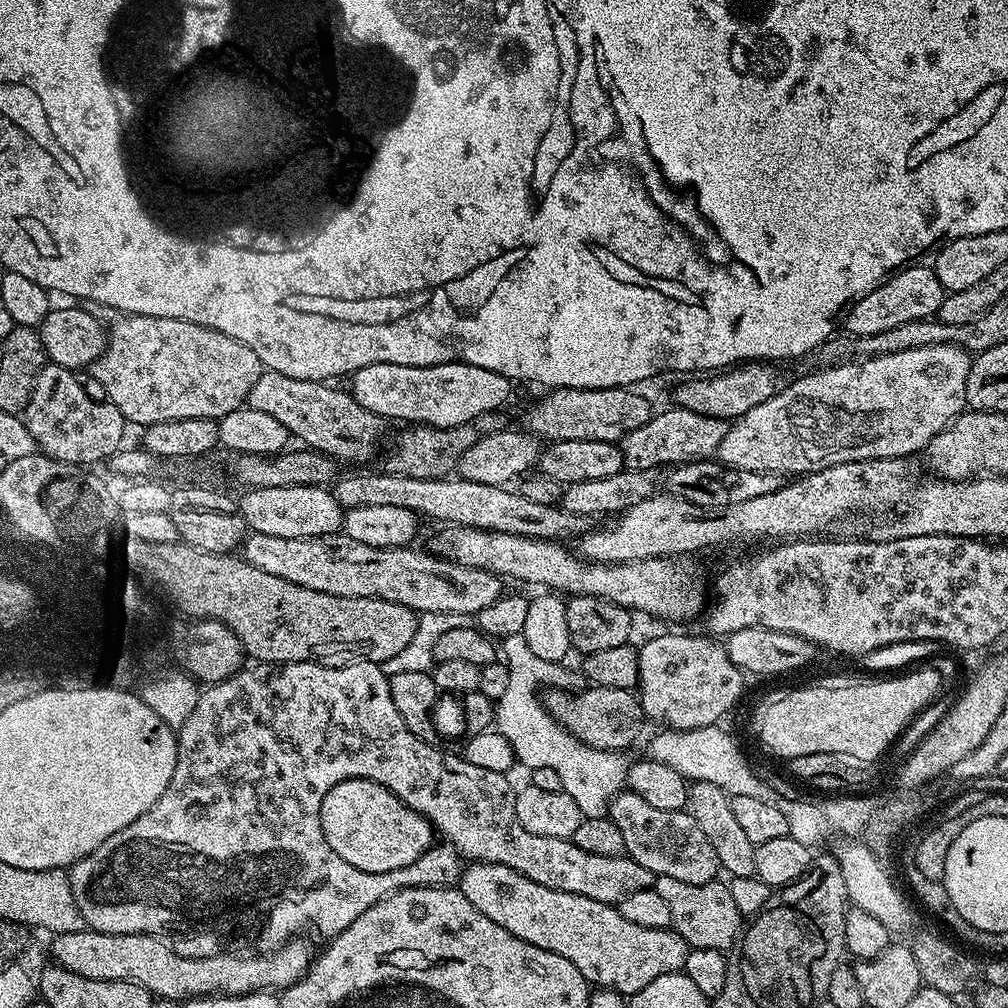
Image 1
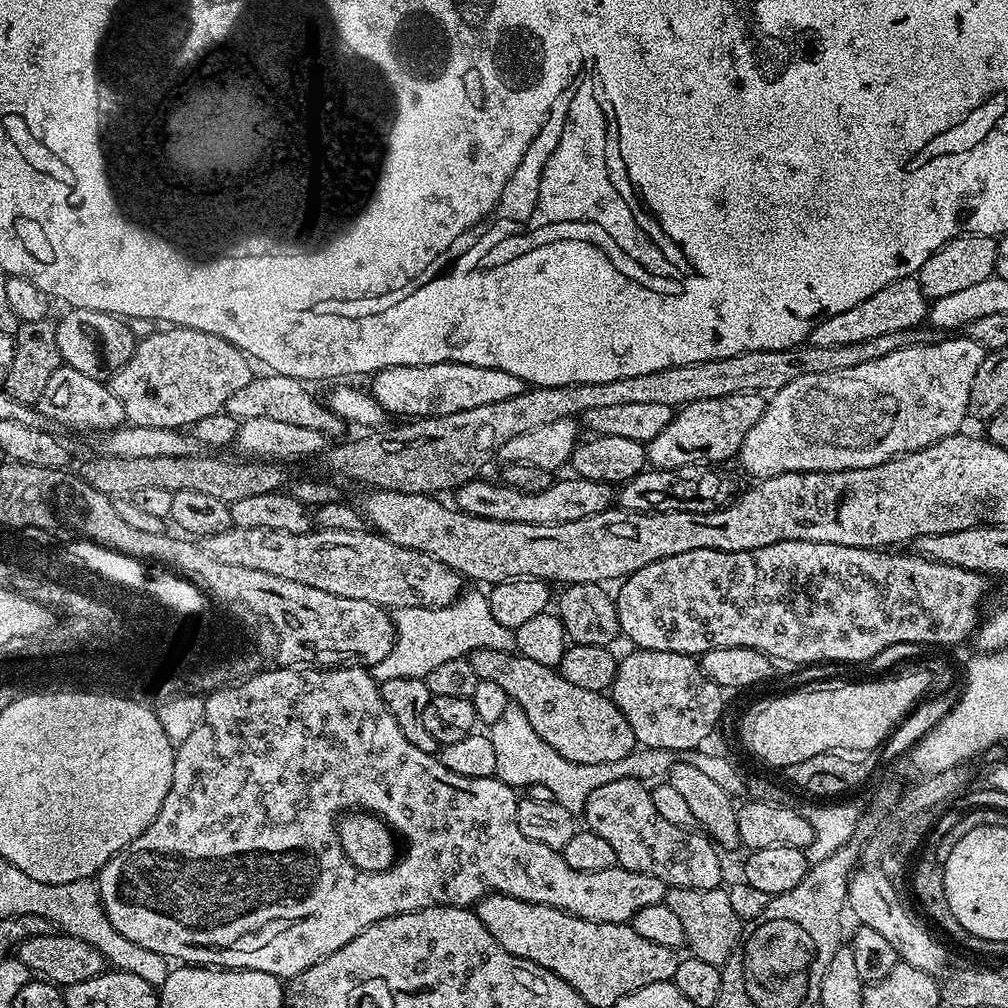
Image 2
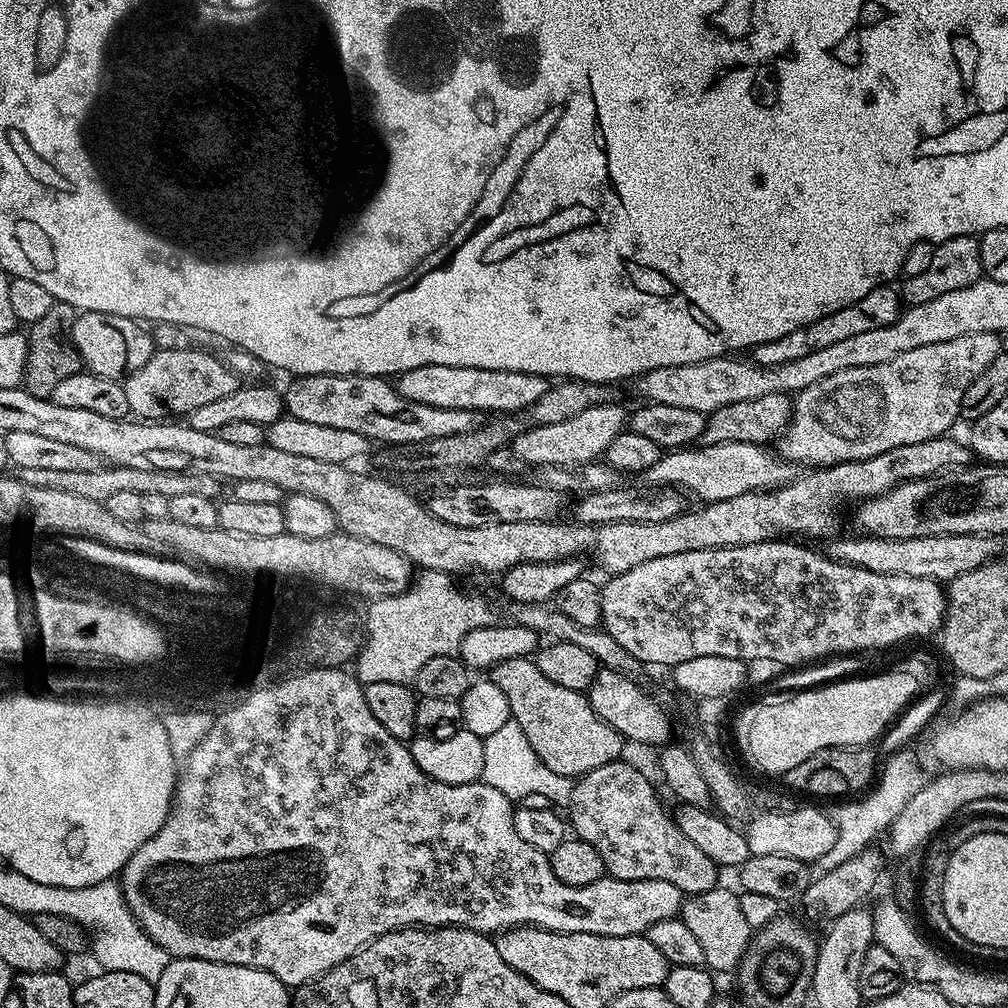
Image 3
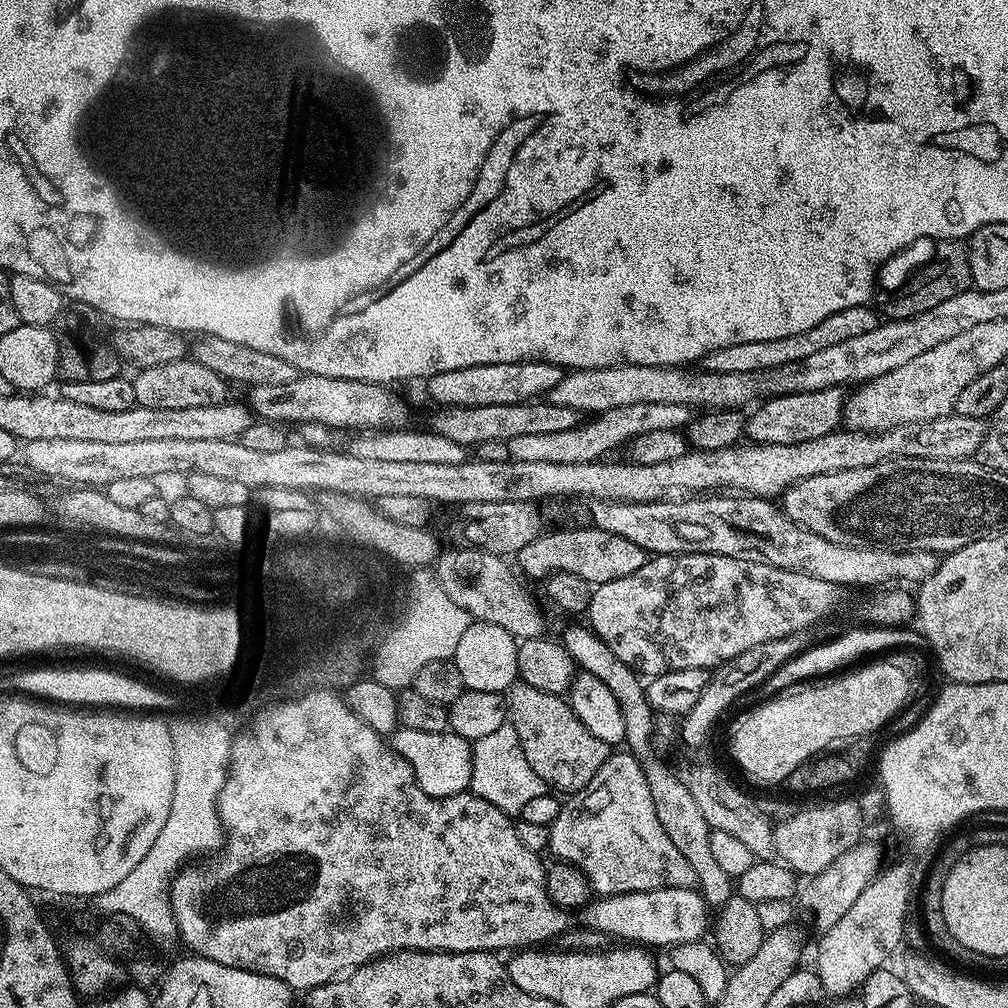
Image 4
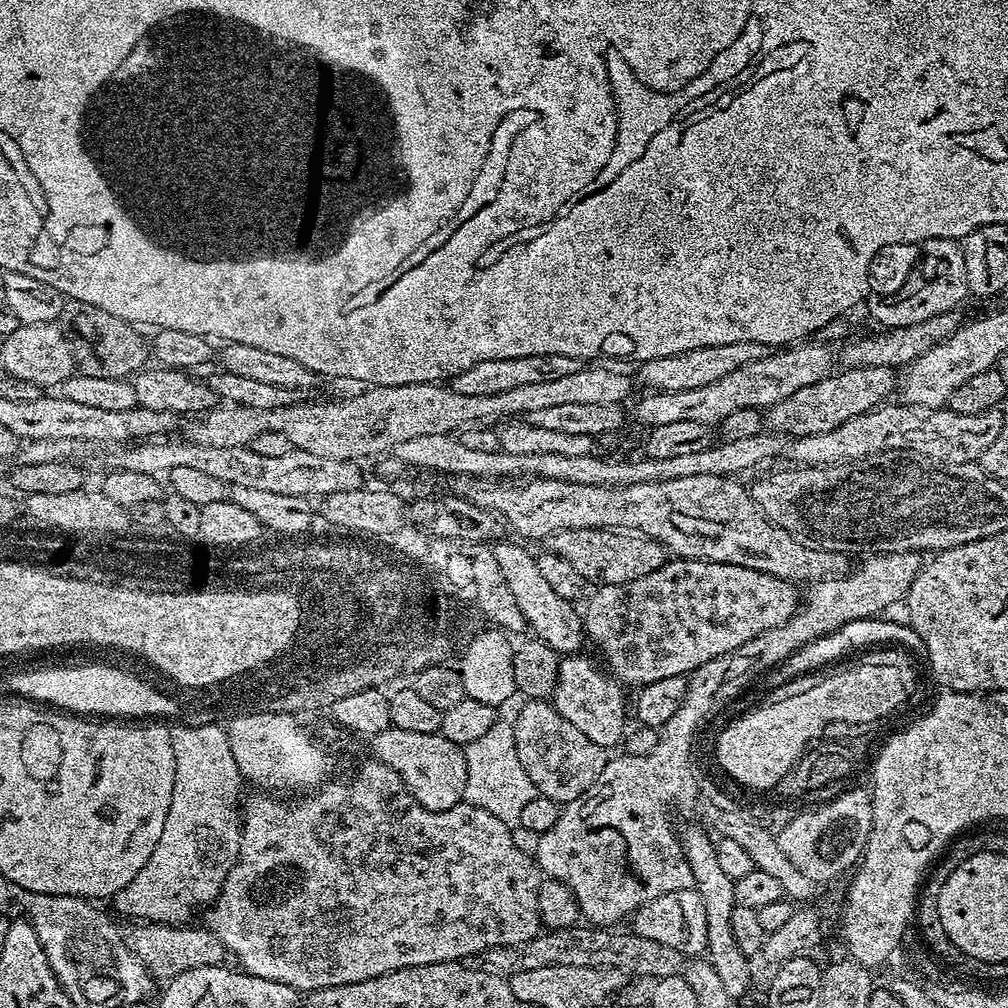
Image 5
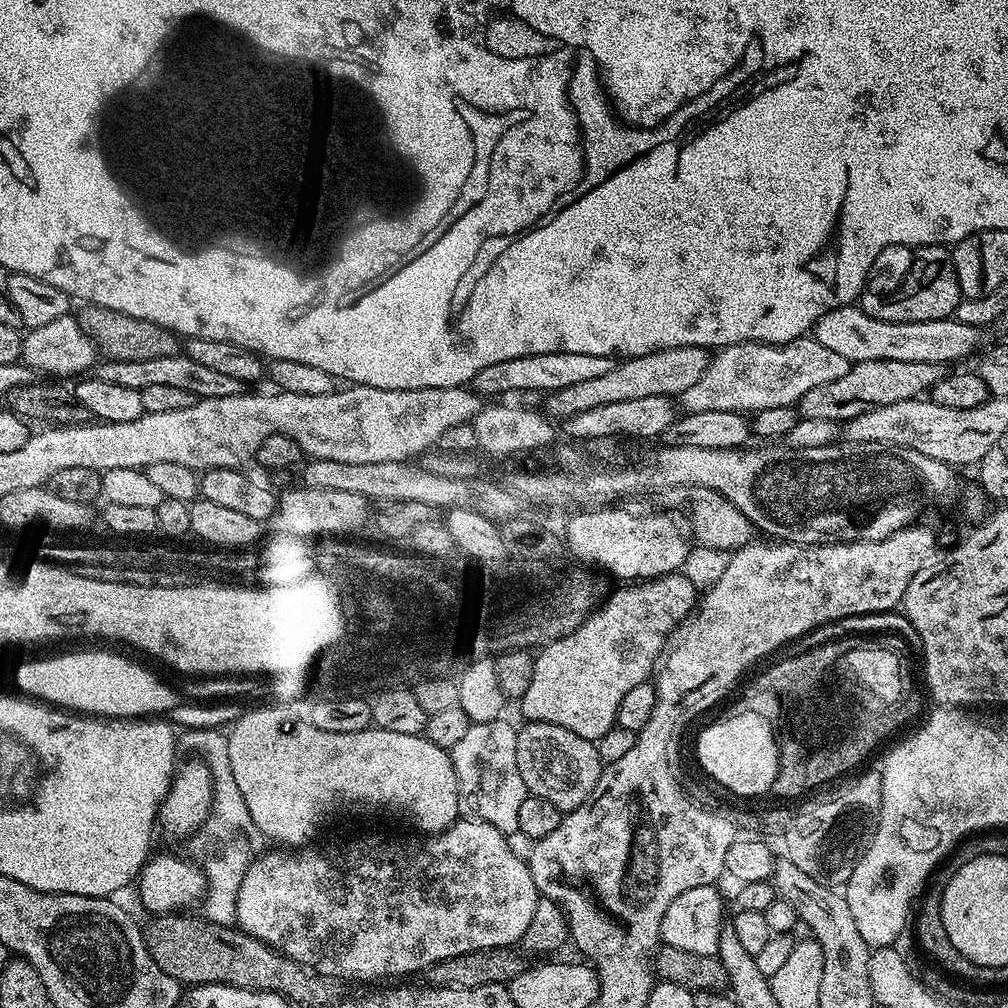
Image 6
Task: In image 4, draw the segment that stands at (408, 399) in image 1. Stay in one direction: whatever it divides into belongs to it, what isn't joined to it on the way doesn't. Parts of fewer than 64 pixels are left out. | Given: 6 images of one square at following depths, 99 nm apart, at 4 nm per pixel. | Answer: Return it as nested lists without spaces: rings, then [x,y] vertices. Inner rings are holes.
[[[523,360],[522,362],[498,362],[497,364],[483,364],[482,366],[466,366],[458,370],[446,370],[427,377],[428,392],[440,406],[503,406],[513,402],[526,402],[547,397],[558,382],[566,375],[565,369],[550,362],[541,360]]]

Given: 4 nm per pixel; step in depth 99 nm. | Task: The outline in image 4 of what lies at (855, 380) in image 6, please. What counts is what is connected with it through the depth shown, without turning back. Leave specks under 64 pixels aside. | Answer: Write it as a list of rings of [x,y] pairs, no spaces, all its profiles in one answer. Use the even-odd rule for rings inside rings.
[[[827,388],[821,392],[795,392],[774,396],[757,403],[744,420],[743,435],[754,444],[790,446],[814,438],[822,438],[835,431],[842,418],[845,395],[840,388]]]

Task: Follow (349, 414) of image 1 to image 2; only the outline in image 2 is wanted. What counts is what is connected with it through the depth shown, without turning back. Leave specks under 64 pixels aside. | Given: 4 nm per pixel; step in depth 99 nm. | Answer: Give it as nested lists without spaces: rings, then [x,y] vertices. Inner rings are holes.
[[[275,374],[253,375],[252,380],[242,390],[234,390],[226,402],[224,411],[235,416],[238,421],[246,418],[275,418],[281,422],[290,422],[293,426],[306,426],[309,430],[318,430],[329,438],[340,438],[345,435],[346,425],[328,409],[312,392],[307,392],[305,381],[295,380],[289,376]],[[341,435],[341,436],[340,436]],[[336,436],[336,437],[335,437]]]

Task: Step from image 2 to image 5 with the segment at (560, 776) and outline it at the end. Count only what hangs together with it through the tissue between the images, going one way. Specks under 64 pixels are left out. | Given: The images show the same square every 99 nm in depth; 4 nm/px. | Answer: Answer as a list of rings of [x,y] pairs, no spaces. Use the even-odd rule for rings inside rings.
[[[498,722],[482,734],[474,742],[464,748],[466,758],[466,786],[464,800],[478,806],[482,810],[490,810],[494,818],[502,818],[509,826],[515,826],[525,819],[524,811],[538,793],[534,782],[530,782],[530,774],[518,762],[518,750],[514,746],[514,730],[512,724]]]

